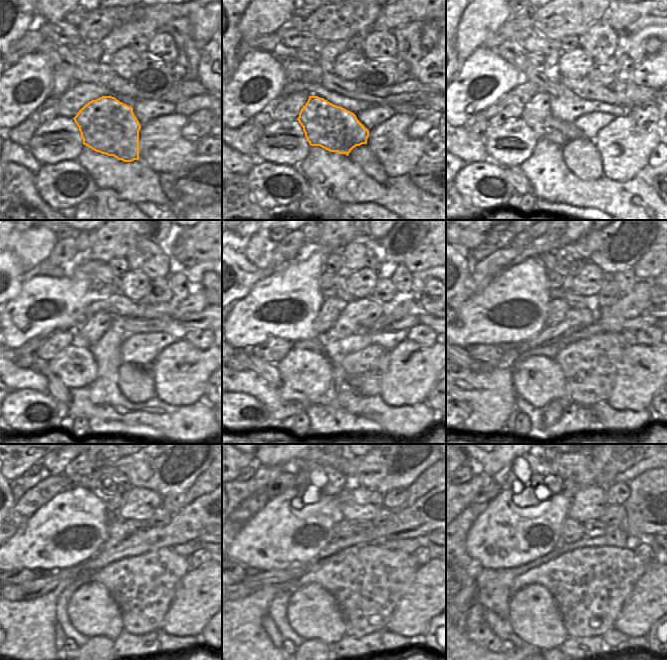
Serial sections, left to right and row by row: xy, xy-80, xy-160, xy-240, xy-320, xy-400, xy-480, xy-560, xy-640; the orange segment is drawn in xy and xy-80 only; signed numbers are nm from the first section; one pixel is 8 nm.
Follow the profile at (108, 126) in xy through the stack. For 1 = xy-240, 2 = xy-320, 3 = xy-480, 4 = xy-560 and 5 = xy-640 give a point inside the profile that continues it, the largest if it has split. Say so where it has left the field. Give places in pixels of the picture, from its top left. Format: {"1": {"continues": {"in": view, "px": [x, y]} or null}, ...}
{"1": {"continues": {"in": "xy-240", "px": [95, 327]}}, "2": {"continues": {"in": "xy-320", "px": [331, 307]}}, "3": {"continues": {"in": "xy-480", "px": [115, 532]}}, "4": {"continues": {"in": "xy-560", "px": [344, 533]}}, "5": {"continues": {"in": "xy-640", "px": [572, 530]}}}

